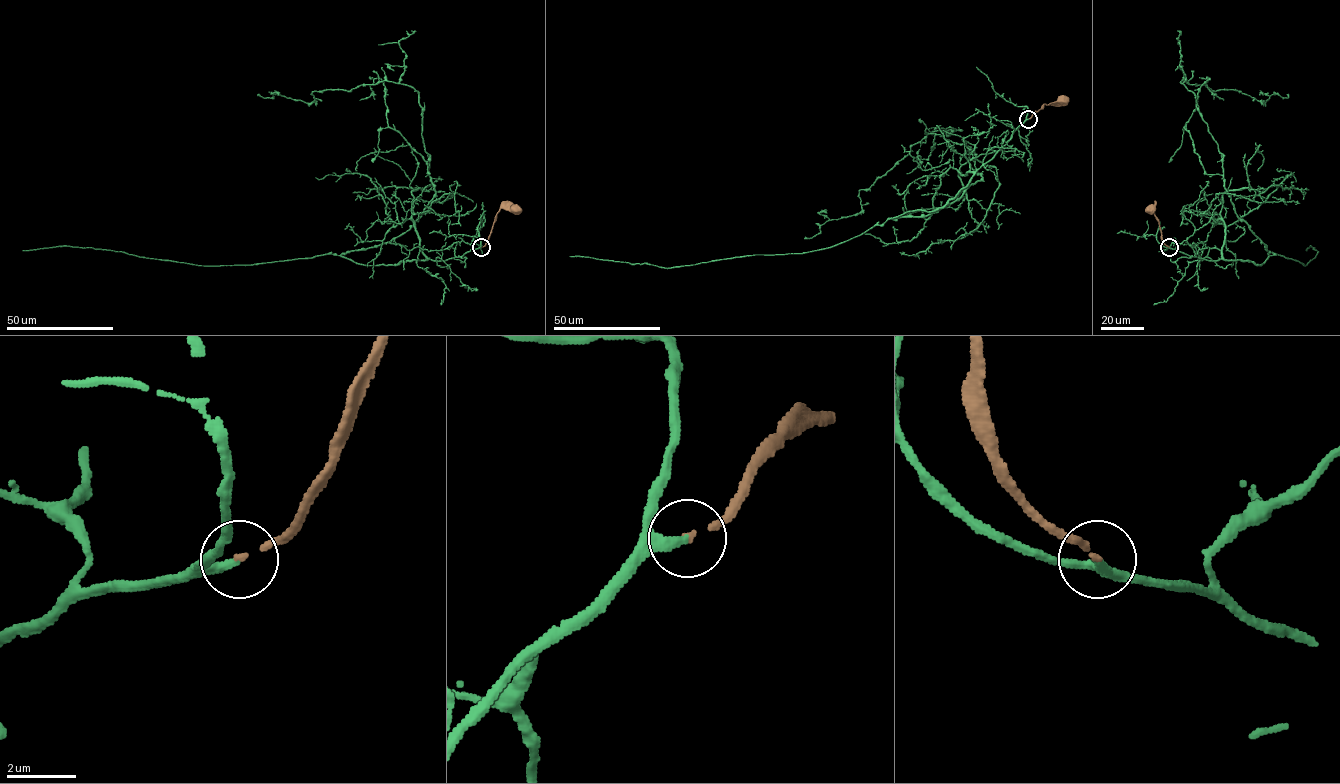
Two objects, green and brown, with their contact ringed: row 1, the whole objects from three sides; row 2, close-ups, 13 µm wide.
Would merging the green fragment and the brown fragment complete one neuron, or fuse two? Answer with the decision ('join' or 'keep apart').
join

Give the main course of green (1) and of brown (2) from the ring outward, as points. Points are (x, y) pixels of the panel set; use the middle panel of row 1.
1: (1028, 119), (943, 206), (888, 218), (936, 212), (982, 178), (942, 130), (861, 189), (858, 213), (805, 237)
2: (1028, 119), (1044, 104), (1062, 101)

